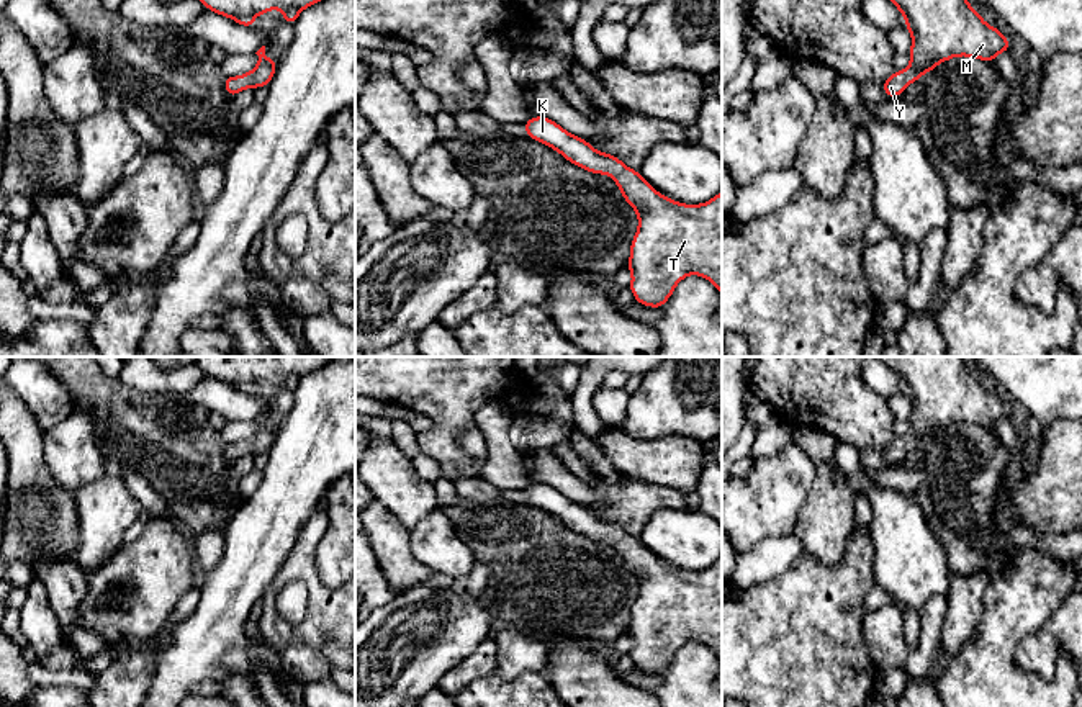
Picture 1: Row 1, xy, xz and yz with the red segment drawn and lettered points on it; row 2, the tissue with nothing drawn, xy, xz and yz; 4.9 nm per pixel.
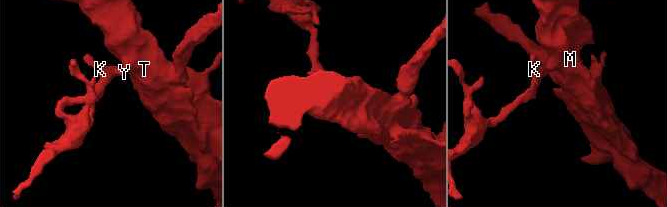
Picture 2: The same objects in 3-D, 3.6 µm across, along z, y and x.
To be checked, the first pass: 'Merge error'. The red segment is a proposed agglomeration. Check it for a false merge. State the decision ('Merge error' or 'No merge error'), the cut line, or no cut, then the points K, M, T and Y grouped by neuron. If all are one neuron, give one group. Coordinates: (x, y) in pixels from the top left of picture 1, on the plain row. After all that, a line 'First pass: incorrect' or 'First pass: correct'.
No merge error. No split. Groups: K M T Y
First pass: incorrect

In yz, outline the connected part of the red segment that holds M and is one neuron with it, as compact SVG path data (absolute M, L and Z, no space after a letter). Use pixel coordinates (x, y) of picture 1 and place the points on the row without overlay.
M964 357L879 358L905 383L912 401L910 432L882 450L889 465L902 462L908 450L948 426L967 422L992 430L997 421L1010 416L1008 404L982 386Z

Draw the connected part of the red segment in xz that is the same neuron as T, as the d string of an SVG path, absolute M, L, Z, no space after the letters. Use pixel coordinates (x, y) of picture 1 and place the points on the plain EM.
M532 483L524 496L530 506L555 516L571 530L615 547L635 576L638 596L630 610L629 656L637 669L660 674L688 642L707 645L722 663L722 558L702 571L678 570L658 560L638 537L568 499L545 483Z

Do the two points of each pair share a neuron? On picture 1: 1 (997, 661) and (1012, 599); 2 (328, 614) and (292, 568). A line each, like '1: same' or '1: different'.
1: same
2: same

